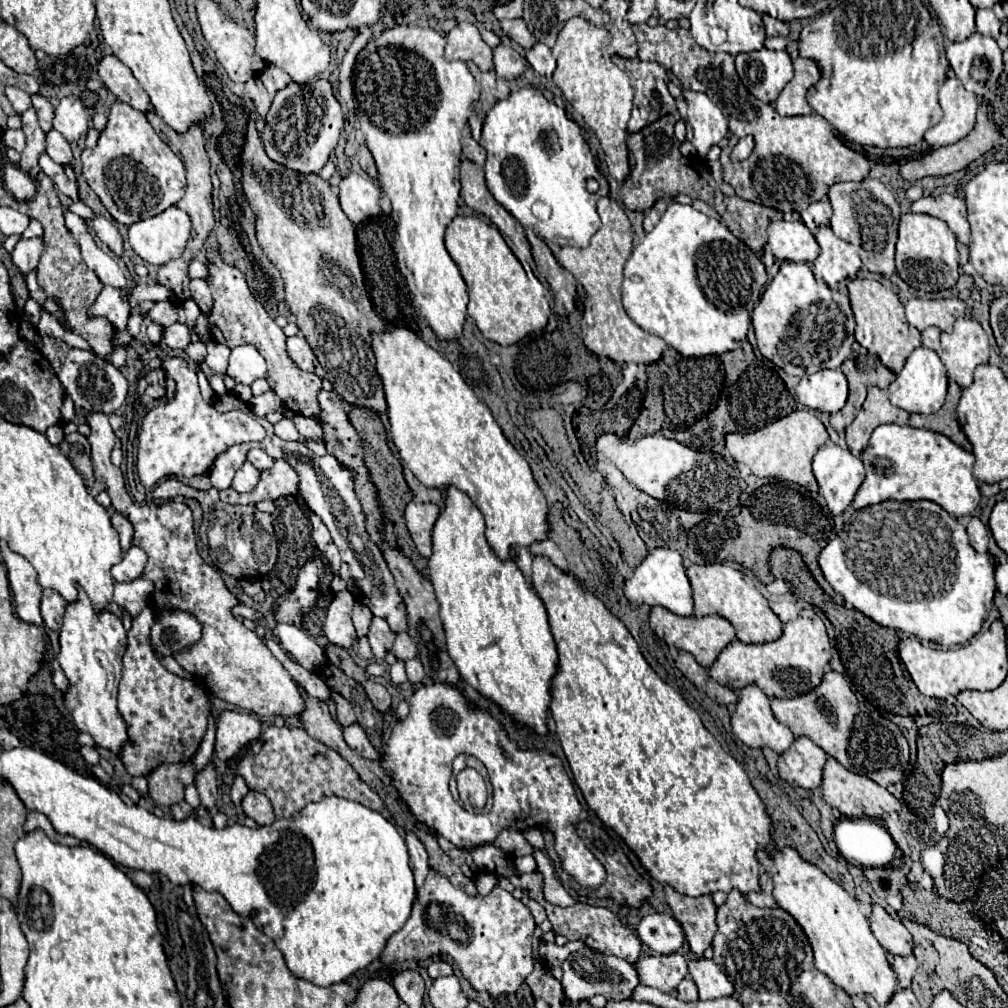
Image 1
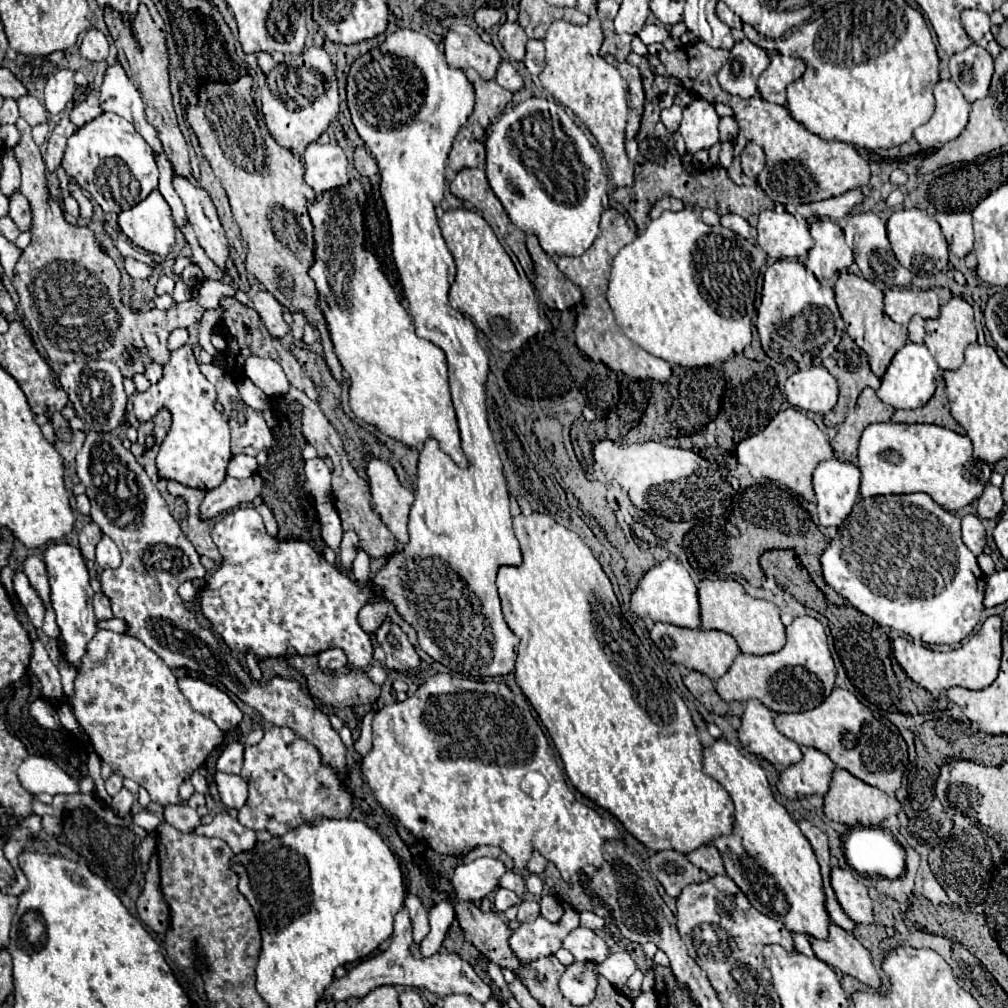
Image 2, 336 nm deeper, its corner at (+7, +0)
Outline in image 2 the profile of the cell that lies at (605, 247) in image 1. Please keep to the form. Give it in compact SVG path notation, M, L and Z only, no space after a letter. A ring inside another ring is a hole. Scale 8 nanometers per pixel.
M607 208L601 216L601 224L599 224L599 236L597 240L591 244L591 248L579 256L579 258L559 258L559 270L581 288L583 292L583 302L585 302L585 312L577 315L575 325L575 342L579 346L579 350L583 350L591 360L595 362L603 362L605 366L609 366L613 372L623 372L627 376L639 378L639 380L657 380L657 382L667 382L671 378L671 366L661 360L655 358L651 354L647 354L643 348L639 348L637 344L633 344L617 326L611 308L607 308L607 284L609 284L609 272L611 272L611 262L617 256L617 252L635 240L635 232L627 226L625 218L613 210Z

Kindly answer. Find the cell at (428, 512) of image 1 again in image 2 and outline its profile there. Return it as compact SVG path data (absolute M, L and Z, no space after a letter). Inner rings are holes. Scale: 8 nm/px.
M365 454L363 462L365 462L373 510L379 514L379 518L389 528L389 532L401 544L407 544L409 542L407 518L409 518L409 508L413 504L413 492L399 484L397 474L389 462L375 458L371 454Z

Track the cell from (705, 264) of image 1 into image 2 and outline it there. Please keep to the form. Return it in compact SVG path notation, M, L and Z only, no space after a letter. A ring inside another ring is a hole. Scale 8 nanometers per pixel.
M697 210L663 212L647 230L627 244L613 260L607 300L619 328L631 342L651 356L683 368L713 366L727 362L751 344L751 320L755 314L755 284L767 254L743 236L723 226L707 226Z

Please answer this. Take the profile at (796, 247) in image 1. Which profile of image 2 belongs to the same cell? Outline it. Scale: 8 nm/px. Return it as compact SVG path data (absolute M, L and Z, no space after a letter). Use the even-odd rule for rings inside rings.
M763 210L757 224L757 244L771 258L803 258L811 246L813 238L805 222L797 222L789 212Z

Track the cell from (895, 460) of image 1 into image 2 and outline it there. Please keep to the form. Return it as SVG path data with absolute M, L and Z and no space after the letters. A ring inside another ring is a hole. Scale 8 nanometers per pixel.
M871 424L861 434L857 466L863 474L863 498L925 492L945 510L959 510L977 500L991 478L989 464L973 458L969 436L935 424Z

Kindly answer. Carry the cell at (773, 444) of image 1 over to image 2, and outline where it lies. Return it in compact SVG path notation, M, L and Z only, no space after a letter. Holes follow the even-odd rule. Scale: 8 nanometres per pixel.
M787 408L779 412L763 432L741 440L737 446L737 460L739 464L749 468L753 478L769 478L781 482L787 488L795 490L799 496L803 496L807 502L815 500L811 484L811 474L815 466L831 458L833 448L827 436L817 428L817 424L811 418L807 418L807 414L803 414L797 408Z

